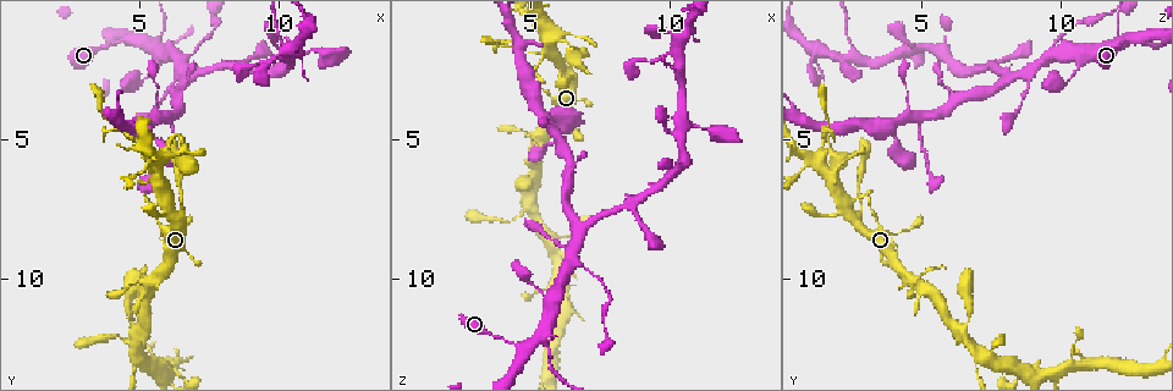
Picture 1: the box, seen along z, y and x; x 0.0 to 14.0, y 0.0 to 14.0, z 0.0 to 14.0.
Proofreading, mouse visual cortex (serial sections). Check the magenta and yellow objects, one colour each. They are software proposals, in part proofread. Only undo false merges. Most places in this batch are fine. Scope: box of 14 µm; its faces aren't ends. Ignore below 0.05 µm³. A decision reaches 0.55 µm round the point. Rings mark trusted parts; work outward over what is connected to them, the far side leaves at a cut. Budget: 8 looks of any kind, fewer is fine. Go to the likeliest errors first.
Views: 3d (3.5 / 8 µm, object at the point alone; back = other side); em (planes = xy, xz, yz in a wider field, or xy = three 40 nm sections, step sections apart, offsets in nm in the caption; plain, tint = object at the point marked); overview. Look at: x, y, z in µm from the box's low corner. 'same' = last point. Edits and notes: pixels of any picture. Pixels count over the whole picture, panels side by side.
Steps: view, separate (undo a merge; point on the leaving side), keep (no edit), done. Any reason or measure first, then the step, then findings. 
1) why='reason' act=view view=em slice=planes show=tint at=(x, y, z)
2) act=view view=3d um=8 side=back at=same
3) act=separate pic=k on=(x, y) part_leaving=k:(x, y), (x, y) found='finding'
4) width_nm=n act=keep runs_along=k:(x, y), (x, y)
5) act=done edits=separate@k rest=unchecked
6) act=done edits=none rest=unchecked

why='abrupt turn' act=view view=3d um=3.5 at=(5.3, 1.7, 12.0)

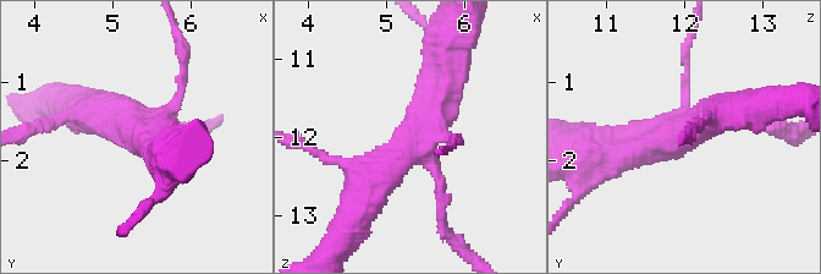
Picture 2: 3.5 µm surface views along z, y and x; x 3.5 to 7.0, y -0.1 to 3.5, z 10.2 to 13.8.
arms=4 arm_widths_nm=100,150,350,400 why='now the EM' act=view view=em slice=xy step=2 show=tint at=(5.30, 1.65, 12.10)

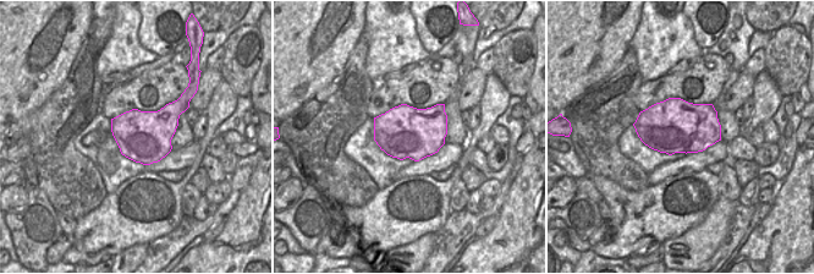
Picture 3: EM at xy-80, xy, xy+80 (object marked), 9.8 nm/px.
act=keep runs_along=2:(342, 163), (400, 154), (447, 78) found='all the same cell'

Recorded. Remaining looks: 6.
why='three arms meet' act=view view=3d um=3.5 at=(6.5, 2.2, 9.5)

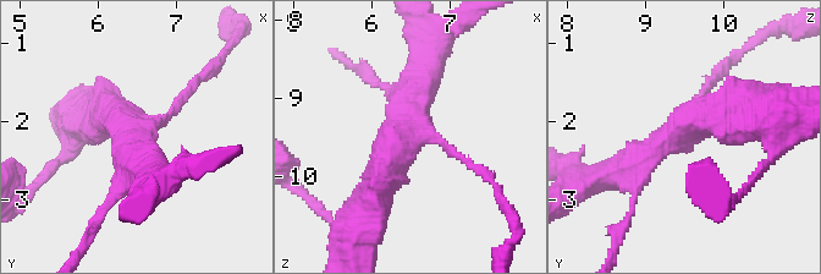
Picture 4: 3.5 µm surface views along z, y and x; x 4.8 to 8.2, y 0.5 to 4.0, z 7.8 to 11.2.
act=view view=em slice=planes show=tint at=(6.45, 2.15, 9.50)

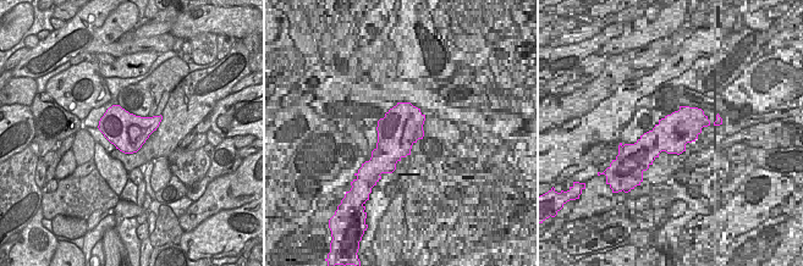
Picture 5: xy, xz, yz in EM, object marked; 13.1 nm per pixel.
arms=3 act=keep runs_along=4:(747, 109), (699, 116), (618, 169) found='continuous, no second cell'

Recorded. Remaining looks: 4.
why='small branch off a trunk' act=view view=3d um=8 at=(5.6, 13.3, 8.5)

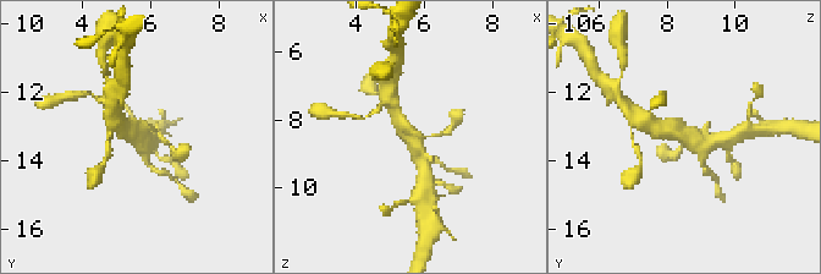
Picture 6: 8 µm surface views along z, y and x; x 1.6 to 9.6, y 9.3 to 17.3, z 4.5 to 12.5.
act=view view=3d um=3.5 at=(5.7, 13.4, 8.6)

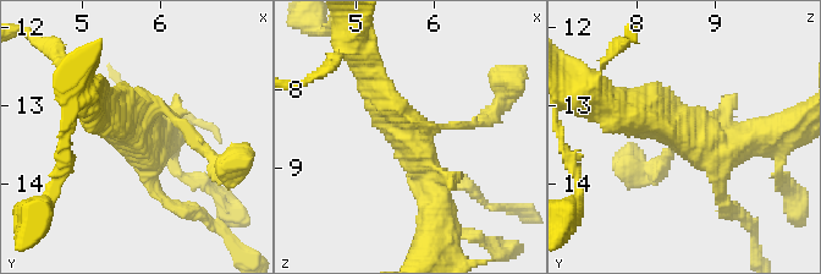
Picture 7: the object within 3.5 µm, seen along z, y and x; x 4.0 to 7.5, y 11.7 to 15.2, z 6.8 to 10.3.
act=view view=em slice=xy step=5 show=tint at=(5.65, 13.35, 8.55)

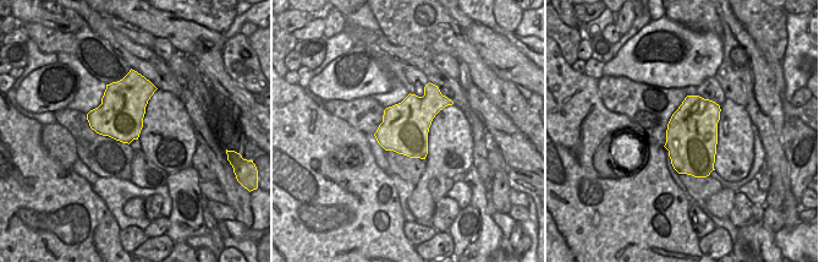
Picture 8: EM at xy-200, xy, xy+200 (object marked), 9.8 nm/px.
arms=3 act=keep runs_along=7:(368, 69), (435, 197) found='all the same cell'

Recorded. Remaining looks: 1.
act=done edits=none rest=unchecked

